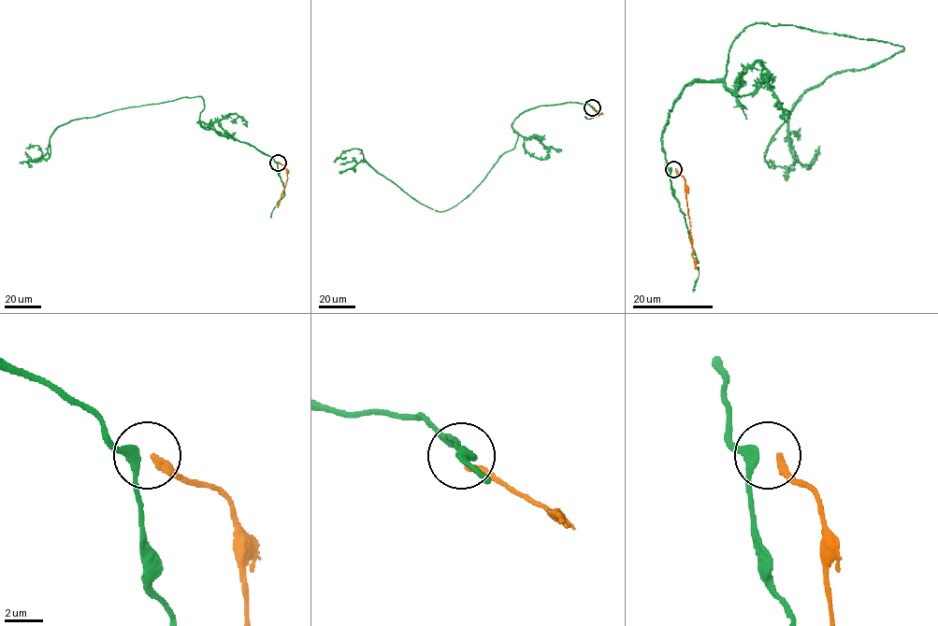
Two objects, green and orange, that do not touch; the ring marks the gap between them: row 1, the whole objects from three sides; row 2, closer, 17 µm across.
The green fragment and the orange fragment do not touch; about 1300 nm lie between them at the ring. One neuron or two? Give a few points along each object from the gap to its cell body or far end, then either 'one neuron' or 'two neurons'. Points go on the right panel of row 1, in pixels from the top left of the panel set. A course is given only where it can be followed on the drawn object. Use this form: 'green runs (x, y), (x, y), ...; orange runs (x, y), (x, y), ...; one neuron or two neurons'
green runs (671, 169), (674, 103), (719, 80), (747, 26), (903, 48), (810, 87), (787, 117), (794, 162), (800, 139); orange runs (675, 169), (685, 178), (697, 269); two neurons

